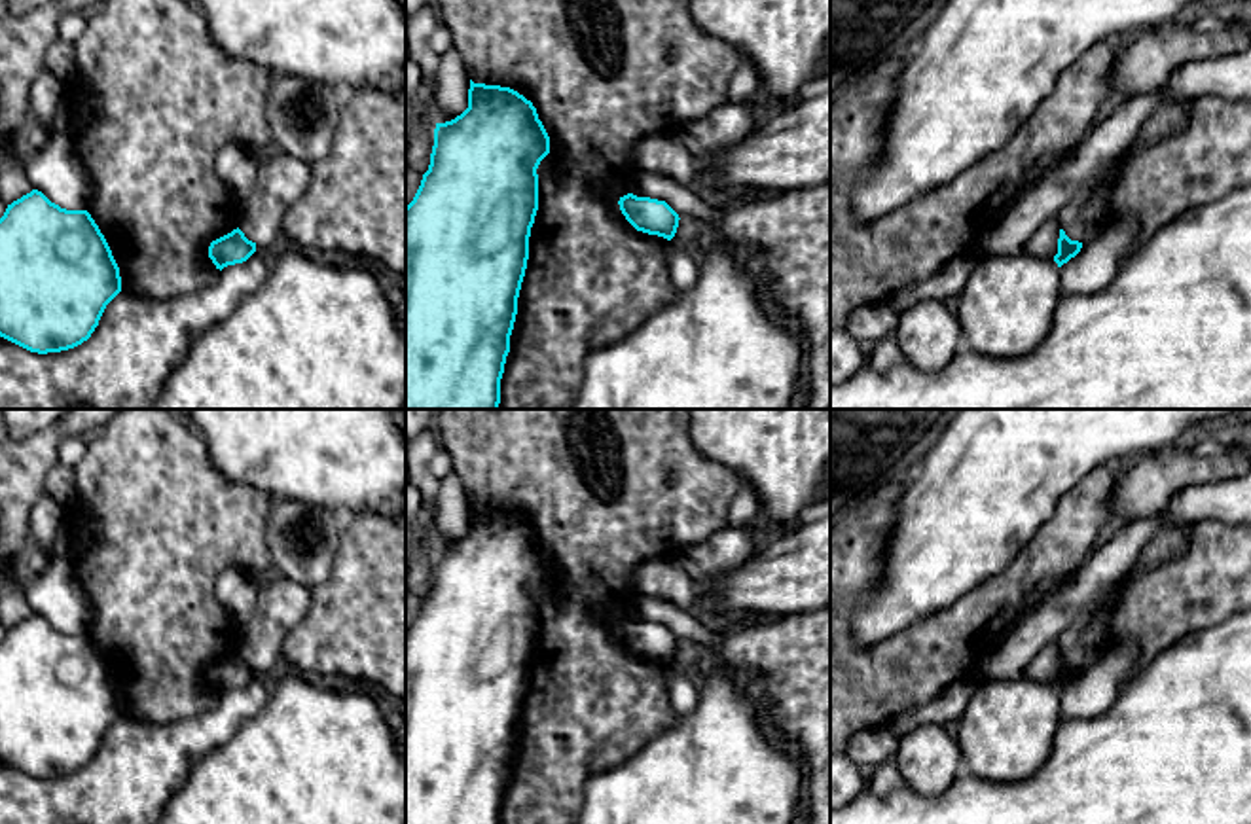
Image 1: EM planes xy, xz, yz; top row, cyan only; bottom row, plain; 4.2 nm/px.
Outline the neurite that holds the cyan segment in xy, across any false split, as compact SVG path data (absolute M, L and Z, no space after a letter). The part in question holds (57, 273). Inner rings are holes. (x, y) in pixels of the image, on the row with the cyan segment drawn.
M38 189L8 205L0 218L0 337L38 354L74 349L91 337L119 292L119 267L87 210L61 208Z

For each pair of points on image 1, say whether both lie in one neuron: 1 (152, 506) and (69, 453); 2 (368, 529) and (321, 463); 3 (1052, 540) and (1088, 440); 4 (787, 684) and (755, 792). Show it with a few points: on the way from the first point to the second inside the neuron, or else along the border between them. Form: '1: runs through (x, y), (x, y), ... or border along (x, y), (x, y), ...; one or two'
1: border along (88, 440), (88, 449), (74, 468); two
2: border along (385, 514), (355, 512), (344, 519); two
3: border along (1109, 465), (1098, 465), (1073, 485), (1043, 523); two
4: border along (778, 737), (795, 754); two

